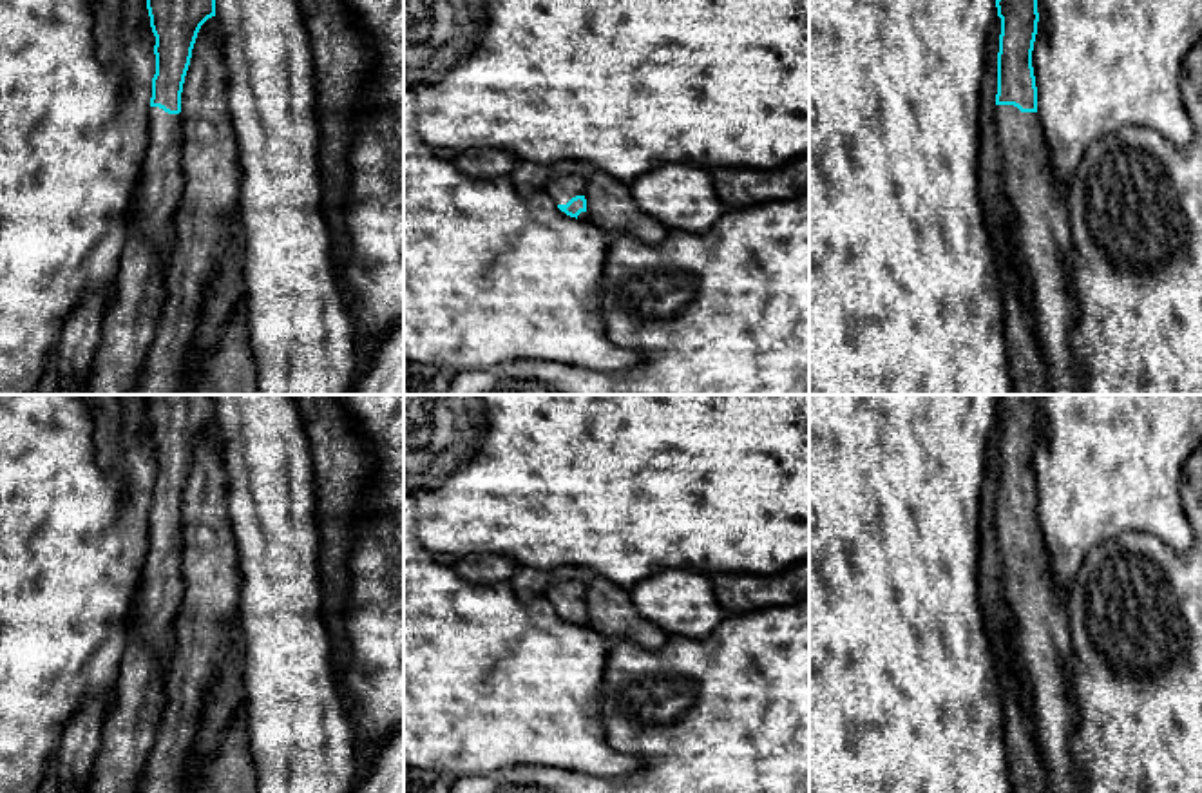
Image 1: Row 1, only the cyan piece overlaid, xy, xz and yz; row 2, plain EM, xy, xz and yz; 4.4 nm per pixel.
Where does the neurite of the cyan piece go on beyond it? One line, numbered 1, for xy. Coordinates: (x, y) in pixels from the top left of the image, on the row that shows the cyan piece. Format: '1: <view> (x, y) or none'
1: xy (160, 191)

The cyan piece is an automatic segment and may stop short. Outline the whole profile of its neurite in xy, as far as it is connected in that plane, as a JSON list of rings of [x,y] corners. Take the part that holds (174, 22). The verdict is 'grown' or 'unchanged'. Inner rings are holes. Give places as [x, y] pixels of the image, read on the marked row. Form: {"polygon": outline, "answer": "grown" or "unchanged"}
{"polygon": [[[147,0],[147,9],[156,36],[156,74],[152,78],[148,147],[138,188],[136,215],[141,232],[157,243],[167,257],[176,239],[174,217],[185,186],[181,170],[181,92],[197,33],[208,18],[215,16],[215,0]]], "answer": "grown"}

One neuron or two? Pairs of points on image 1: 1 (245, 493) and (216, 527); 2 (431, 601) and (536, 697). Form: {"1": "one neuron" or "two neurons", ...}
{"1": "two neurons", "2": "one neuron"}

